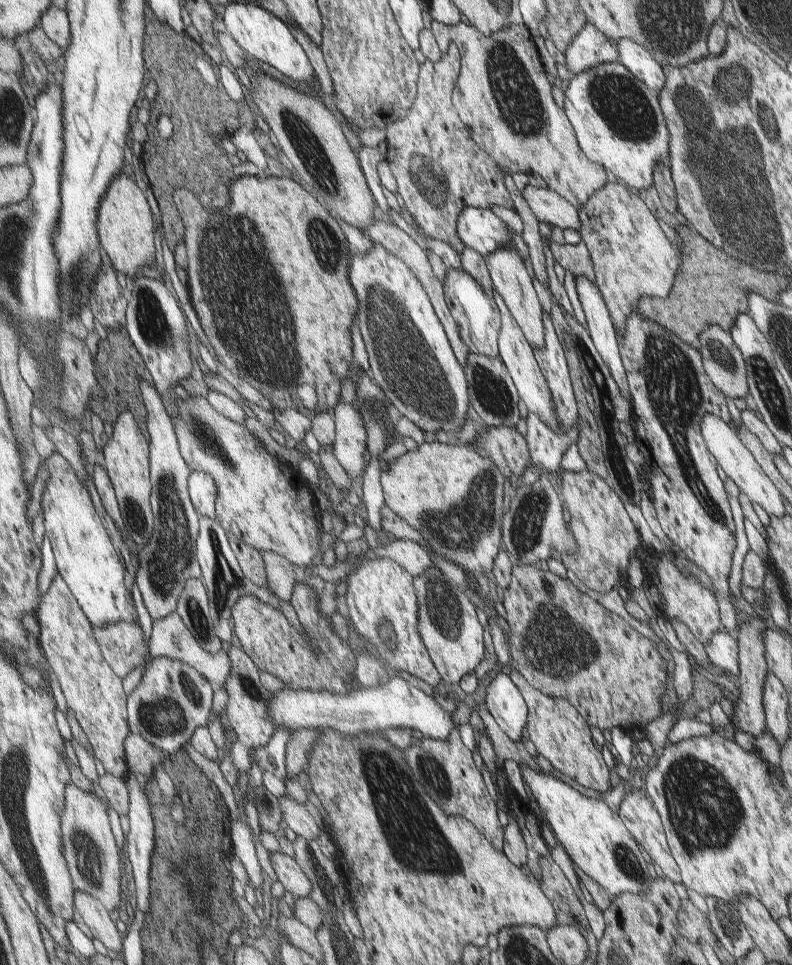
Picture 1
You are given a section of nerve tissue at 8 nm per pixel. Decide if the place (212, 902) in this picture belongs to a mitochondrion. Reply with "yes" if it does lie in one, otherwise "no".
yes

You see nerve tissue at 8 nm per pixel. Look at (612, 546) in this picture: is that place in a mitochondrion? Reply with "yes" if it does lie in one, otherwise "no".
no

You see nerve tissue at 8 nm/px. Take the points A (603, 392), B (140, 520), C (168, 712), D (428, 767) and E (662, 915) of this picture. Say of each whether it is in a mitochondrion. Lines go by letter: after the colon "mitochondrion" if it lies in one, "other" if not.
A: other
B: mitochondrion
C: mitochondrion
D: mitochondrion
E: other

